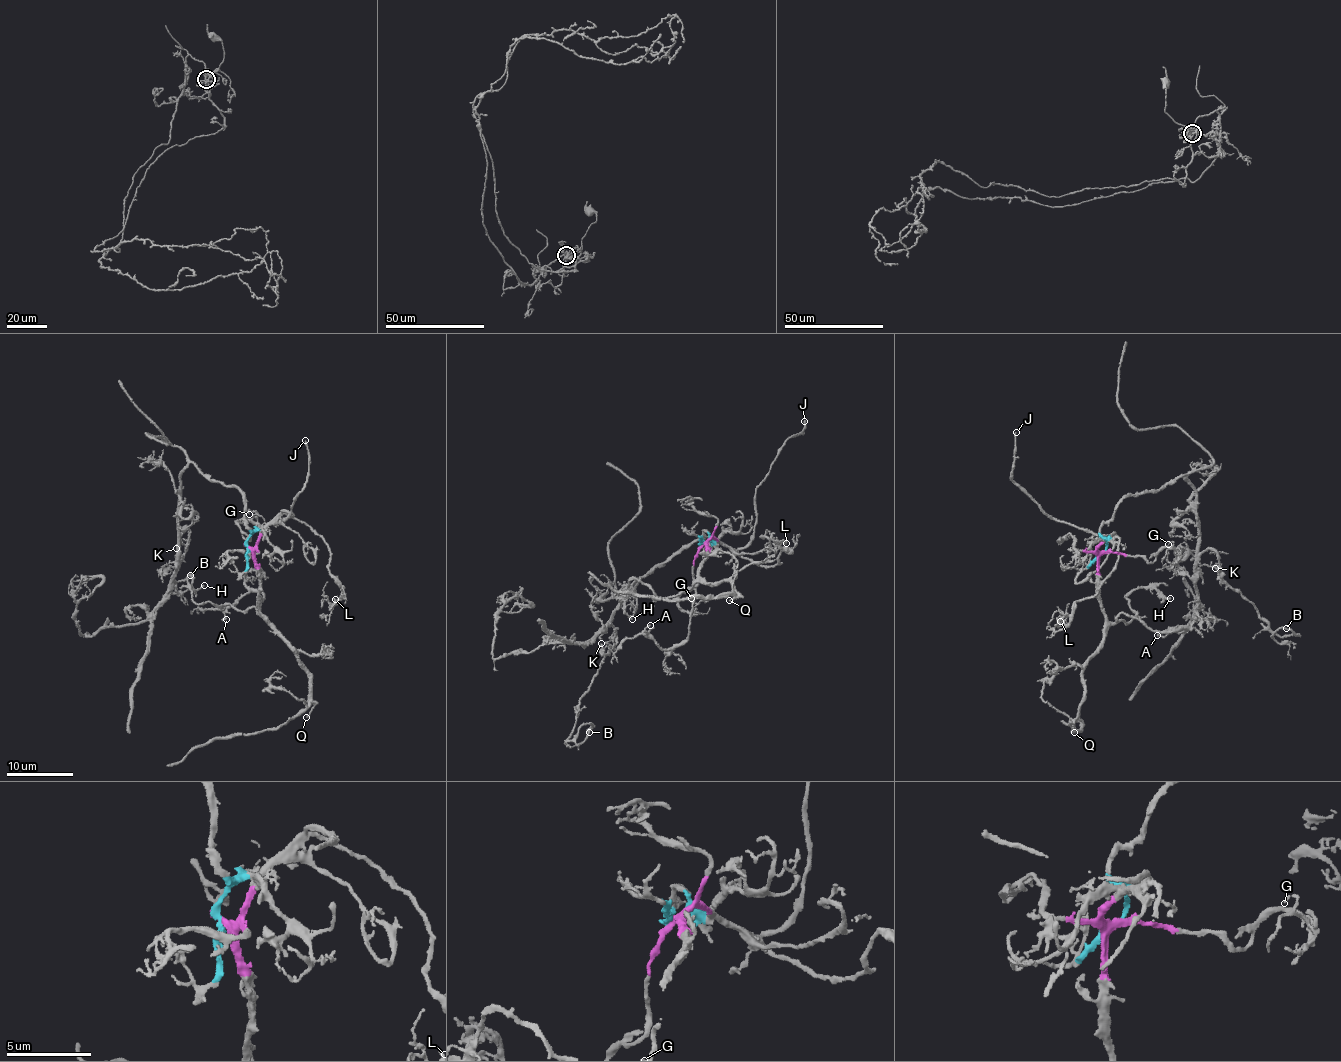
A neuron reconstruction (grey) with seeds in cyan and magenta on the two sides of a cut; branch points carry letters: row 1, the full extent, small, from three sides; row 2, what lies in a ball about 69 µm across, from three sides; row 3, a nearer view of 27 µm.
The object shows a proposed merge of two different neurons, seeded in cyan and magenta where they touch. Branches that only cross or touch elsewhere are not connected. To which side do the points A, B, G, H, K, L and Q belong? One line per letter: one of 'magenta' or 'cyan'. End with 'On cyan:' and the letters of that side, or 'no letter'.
A: magenta
B: cyan
G: magenta
H: magenta
K: cyan
L: magenta
Q: magenta
On cyan: B, K

